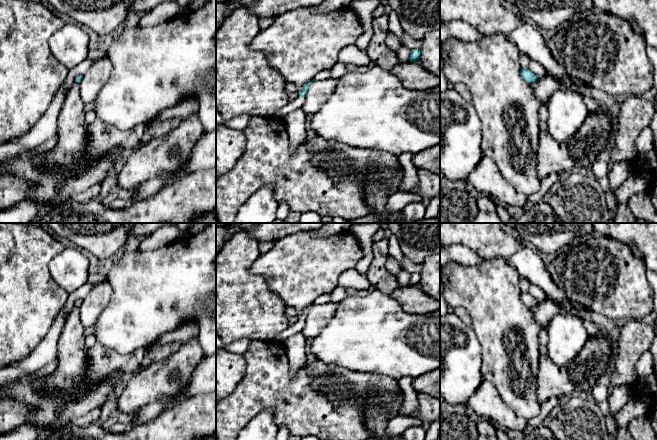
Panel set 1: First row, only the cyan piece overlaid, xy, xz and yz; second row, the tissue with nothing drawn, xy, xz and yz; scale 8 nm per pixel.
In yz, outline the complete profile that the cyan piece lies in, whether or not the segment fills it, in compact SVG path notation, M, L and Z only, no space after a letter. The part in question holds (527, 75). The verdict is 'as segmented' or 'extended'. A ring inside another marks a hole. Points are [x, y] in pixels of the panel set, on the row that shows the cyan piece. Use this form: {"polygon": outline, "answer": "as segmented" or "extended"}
{"polygon": "M521 68L521 76L525 81L529 83L536 81L539 78L539 76L535 75L528 68L525 69Z", "answer": "as segmented"}

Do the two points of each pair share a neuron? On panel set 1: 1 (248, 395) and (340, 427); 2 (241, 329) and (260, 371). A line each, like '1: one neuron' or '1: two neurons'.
1: one neuron
2: two neurons

